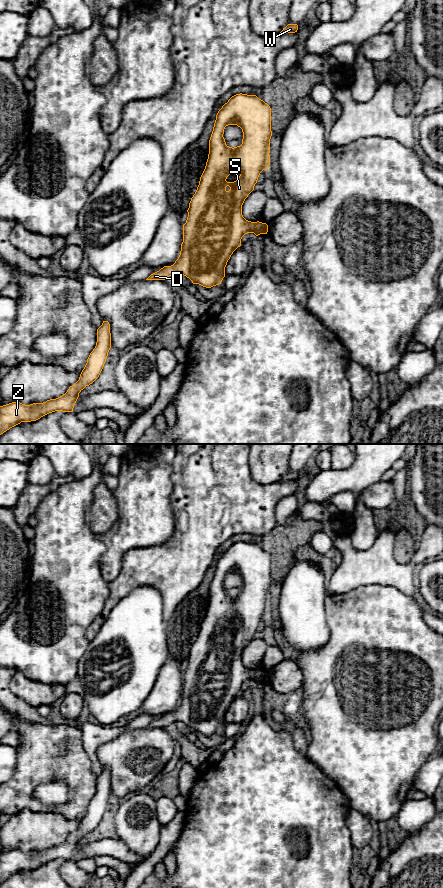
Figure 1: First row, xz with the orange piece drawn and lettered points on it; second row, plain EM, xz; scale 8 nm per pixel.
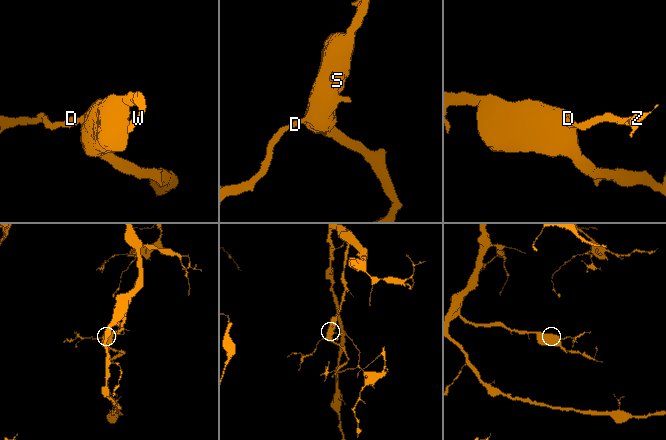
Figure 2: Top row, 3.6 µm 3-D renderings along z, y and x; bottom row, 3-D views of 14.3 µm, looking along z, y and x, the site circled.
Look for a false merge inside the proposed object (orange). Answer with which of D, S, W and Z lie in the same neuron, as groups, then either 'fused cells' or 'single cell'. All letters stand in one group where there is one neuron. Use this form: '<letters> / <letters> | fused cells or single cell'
D S W Z | single cell

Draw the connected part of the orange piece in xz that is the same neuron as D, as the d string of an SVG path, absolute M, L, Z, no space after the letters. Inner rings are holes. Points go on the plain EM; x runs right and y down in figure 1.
M236 542L222 554L216 563L209 588L209 602L205 617L187 658L188 665L183 673L183 690L180 703L173 713L164 714L159 719L151 722L146 728L165 728L169 724L180 721L189 726L193 732L199 732L206 736L219 733L225 725L225 715L228 708L233 700L241 694L242 685L247 681L254 681L256 684L267 682L268 673L266 671L251 670L243 665L242 653L254 638L260 621L269 616L271 584L271 556L256 543ZM228 573L237 573L242 577L243 587L240 594L232 596L226 593L223 582L225 575ZM232 619L238 619L240 624L234 630L227 630L226 627Z

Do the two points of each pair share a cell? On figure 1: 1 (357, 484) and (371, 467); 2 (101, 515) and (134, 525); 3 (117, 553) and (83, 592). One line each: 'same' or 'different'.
1: same
2: different
3: different

